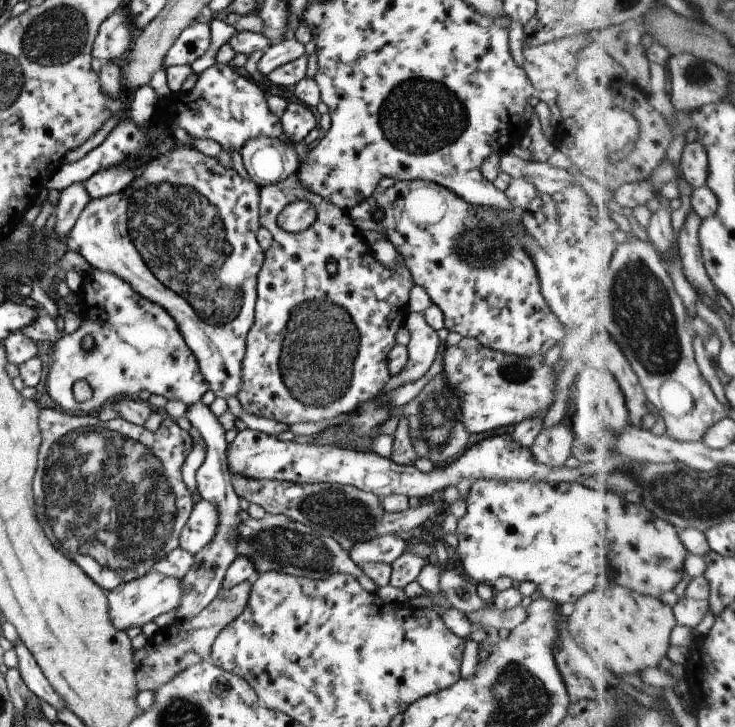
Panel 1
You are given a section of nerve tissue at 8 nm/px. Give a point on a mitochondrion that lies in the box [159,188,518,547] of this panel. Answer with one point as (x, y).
(316, 365)

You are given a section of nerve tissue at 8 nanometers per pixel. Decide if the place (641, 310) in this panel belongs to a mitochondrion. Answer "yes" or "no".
yes

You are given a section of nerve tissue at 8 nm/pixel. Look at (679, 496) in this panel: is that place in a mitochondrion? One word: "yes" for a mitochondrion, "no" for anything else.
yes

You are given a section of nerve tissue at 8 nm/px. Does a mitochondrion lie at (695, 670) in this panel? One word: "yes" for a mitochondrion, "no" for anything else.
no

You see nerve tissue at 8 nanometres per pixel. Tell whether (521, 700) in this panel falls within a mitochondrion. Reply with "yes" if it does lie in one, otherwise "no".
yes

